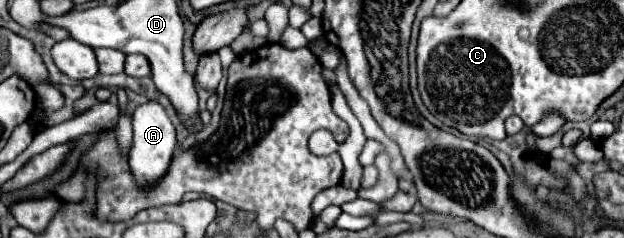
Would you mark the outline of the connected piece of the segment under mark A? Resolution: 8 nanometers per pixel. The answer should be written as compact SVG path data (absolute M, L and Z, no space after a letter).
M147 101L145 105L137 107L133 113L133 147L129 151L129 165L139 185L151 185L157 177L165 173L169 161L175 151L175 125L171 123L169 115L165 113L163 105L157 101Z

